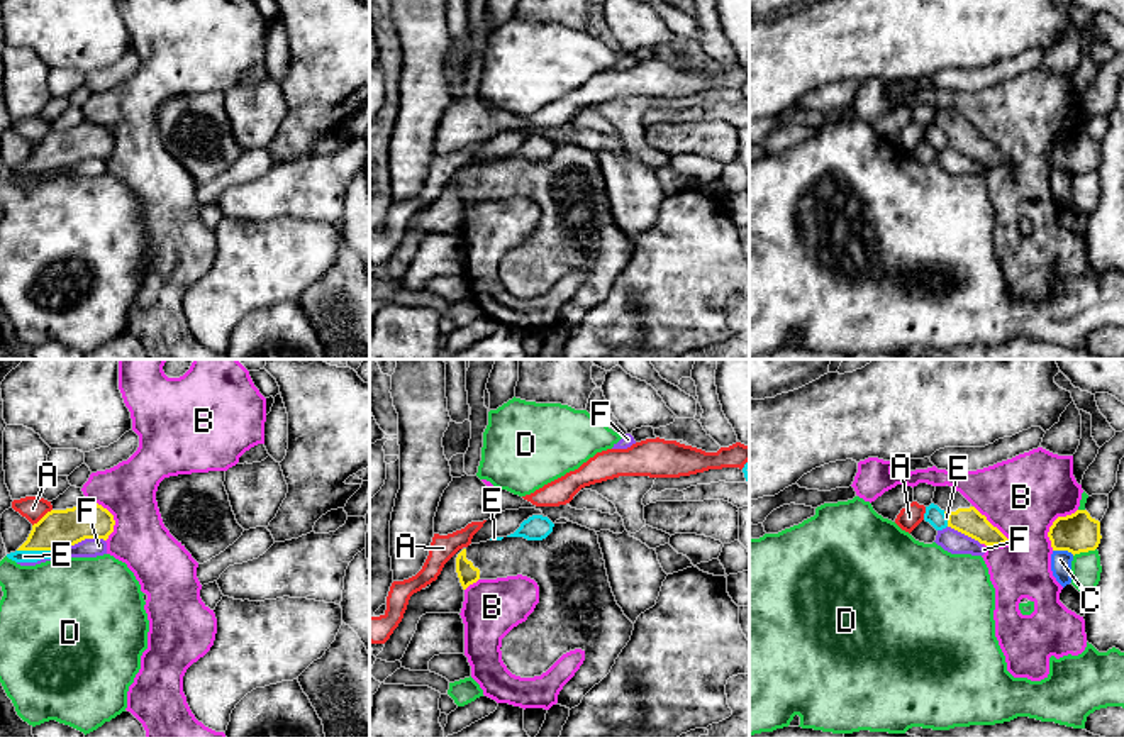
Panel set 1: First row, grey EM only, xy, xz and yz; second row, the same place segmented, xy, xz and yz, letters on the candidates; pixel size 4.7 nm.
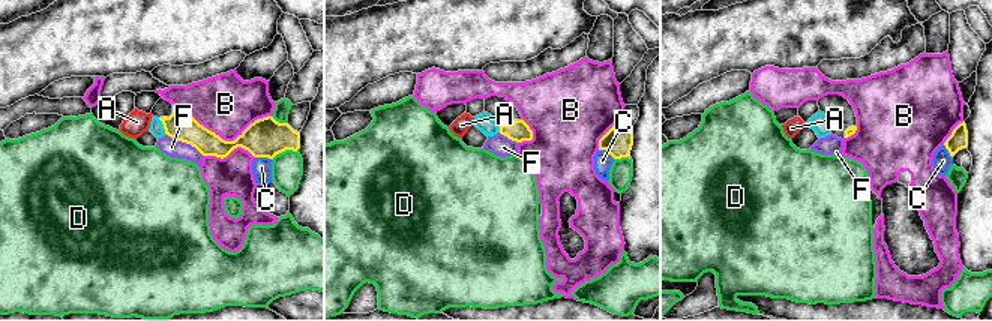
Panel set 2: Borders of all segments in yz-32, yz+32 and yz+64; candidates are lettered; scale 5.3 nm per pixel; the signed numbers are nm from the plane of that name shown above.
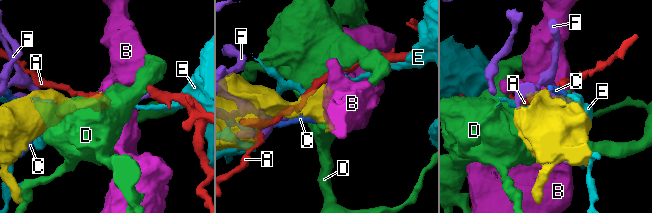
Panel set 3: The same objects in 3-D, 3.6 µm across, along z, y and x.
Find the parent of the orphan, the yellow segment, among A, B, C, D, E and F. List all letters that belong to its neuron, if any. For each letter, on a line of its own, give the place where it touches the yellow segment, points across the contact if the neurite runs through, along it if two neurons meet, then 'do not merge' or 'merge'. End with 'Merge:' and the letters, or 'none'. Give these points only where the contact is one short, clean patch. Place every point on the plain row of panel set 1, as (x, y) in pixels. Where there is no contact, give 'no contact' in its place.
A: contact xy (43, 138); border xy (51, 129), (33, 146); do not merge
B: contact yz (992, 146); do not merge
C: contact yz (1063, 170); do not merge
D: contact yz (1084, 171); border yz (1096, 168), (1073, 177); do not merge
E: contact xy (39, 170); do not merge
F: contact xy (83, 160); do not merge
Merge: none

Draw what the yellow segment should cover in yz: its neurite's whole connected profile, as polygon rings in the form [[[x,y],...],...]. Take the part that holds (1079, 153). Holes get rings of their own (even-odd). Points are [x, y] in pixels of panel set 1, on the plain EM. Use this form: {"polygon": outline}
{"polygon": [[[1087,130],[1058,137],[1049,147],[1048,158],[1053,171],[1068,171],[1073,176],[1095,171],[1100,164],[1100,142],[1092,139]]]}

